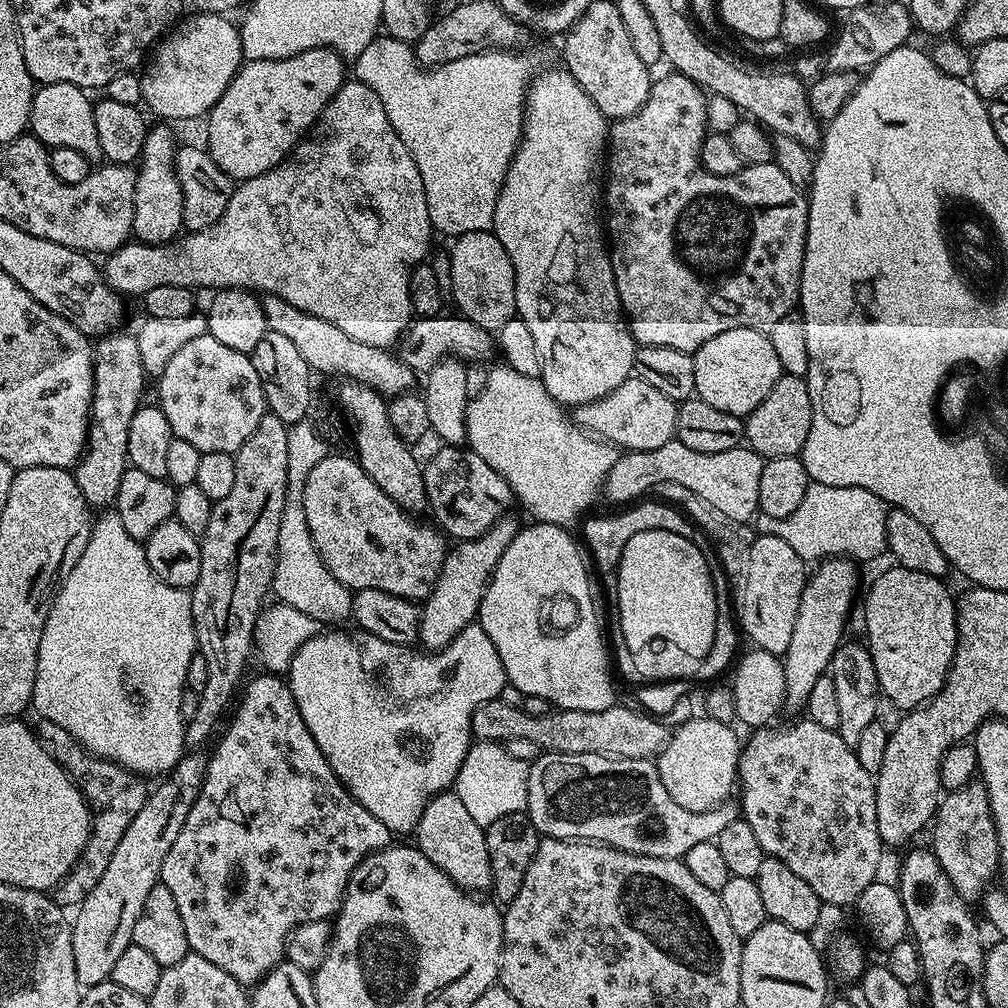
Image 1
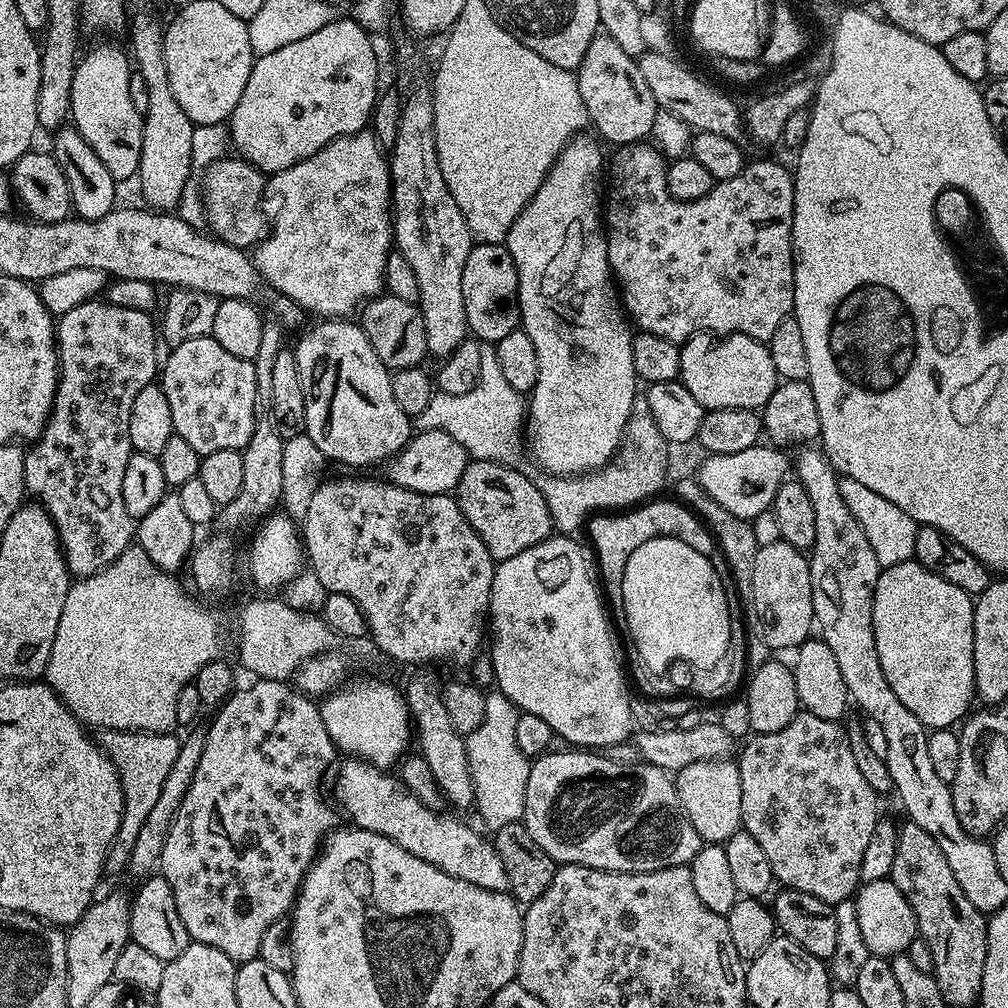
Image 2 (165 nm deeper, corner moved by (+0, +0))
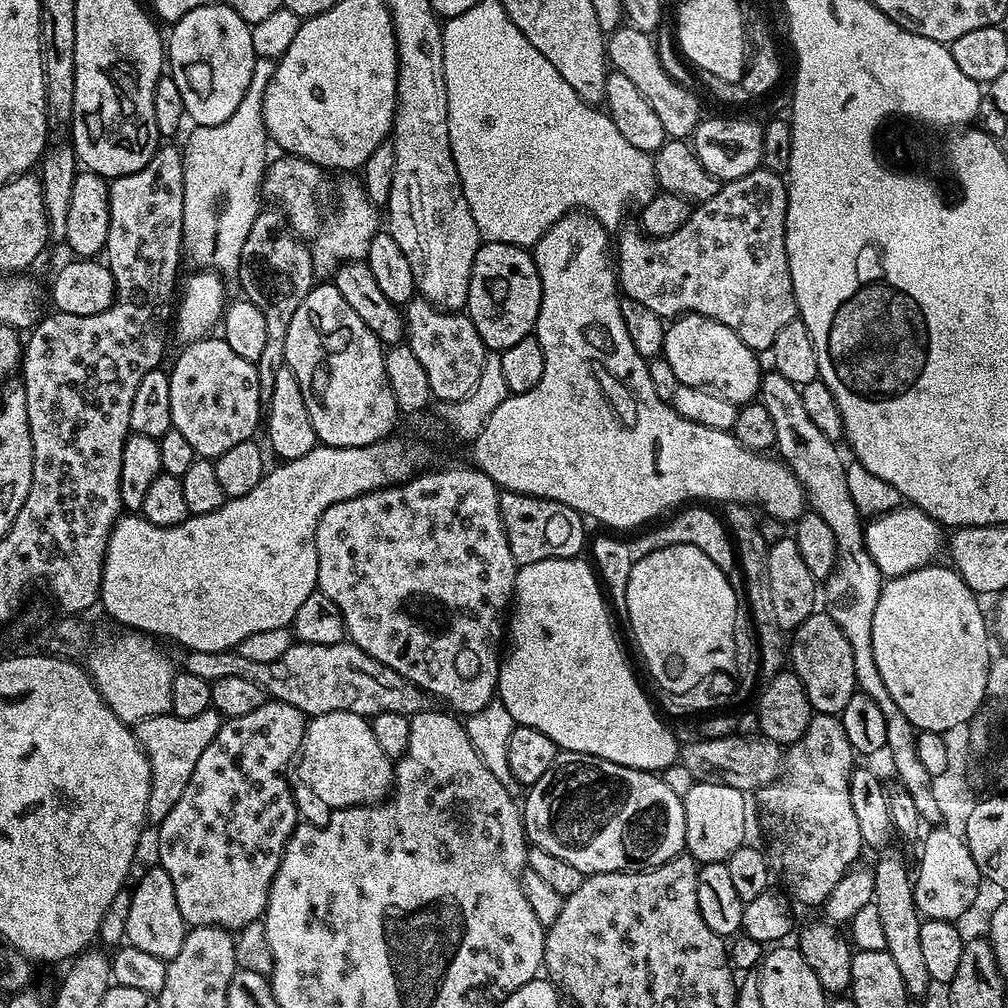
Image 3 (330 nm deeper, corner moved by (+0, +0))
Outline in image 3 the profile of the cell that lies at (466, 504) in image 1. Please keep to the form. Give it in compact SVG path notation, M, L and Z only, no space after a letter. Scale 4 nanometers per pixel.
M501 491L500 517L517 565L533 564L543 560L570 560L579 557L583 553L580 552L583 548L585 551L585 517L562 502L521 492Z

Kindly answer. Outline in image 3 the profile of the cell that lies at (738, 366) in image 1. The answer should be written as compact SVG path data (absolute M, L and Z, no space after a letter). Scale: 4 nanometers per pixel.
M693 312L675 317L664 330L662 358L670 362L674 378L678 378L680 385L709 388L738 406L757 399L762 375L761 357L746 346L730 326L722 326L722 322L714 318Z

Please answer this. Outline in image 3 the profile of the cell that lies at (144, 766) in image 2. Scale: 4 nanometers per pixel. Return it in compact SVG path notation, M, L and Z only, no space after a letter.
M209 710L197 714L195 718L178 718L171 714L151 716L134 725L136 740L144 747L152 771L152 789L148 799L149 825L159 826L166 814L174 810L174 802L182 798L182 790L186 790L186 782L190 782L194 766L198 766L198 758L202 758L206 746L214 742L214 734L218 734L221 723L220 713Z

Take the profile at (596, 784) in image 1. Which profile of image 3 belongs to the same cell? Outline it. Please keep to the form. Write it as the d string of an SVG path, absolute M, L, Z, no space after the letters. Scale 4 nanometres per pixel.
M557 751L554 762L538 782L527 785L522 799L524 835L535 847L570 862L574 870L594 872L639 872L657 868L685 851L686 814L684 801L654 772L618 766L590 754Z

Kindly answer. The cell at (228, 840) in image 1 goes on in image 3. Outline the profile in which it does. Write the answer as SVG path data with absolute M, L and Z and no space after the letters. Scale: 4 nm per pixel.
M271 698L265 699L258 710L250 710L250 714L241 716L229 716L223 721L214 734L214 742L206 746L202 758L198 758L198 766L194 766L194 774L190 774L190 782L186 782L186 790L182 790L182 798L174 802L174 810L166 814L164 821L158 826L160 841L156 848L160 851L159 867L170 874L170 882L174 882L174 898L178 898L178 910L182 914L185 925L201 928L202 926L214 926L215 928L227 928L238 930L250 922L261 919L264 915L264 908L268 904L268 891L272 885L274 874L278 872L280 859L284 853L284 847L288 844L288 839L292 836L292 831L297 826L296 800L292 797L292 788L288 785L288 780L284 777L284 771L288 768L288 763L293 763L294 757L299 753L300 744L304 740L304 730L306 727L306 717L304 713L297 710L281 700Z

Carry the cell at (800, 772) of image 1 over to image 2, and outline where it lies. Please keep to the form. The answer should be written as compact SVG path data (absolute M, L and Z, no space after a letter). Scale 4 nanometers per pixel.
M801 710L796 713L796 716L790 722L790 726L786 726L782 730L753 735L748 742L749 744L741 750L740 757L738 757L740 777L742 778L742 818L740 822L743 831L748 832L750 838L755 838L758 841L758 846L762 846L766 859L770 861L770 870L773 877L785 888L802 890L802 894L814 894L814 898L833 906L842 903L844 900L853 899L857 889L862 884L860 878L862 854L866 854L866 846L870 846L870 834L874 834L874 826L878 819L878 813L876 813L878 794L858 770L858 765L854 759L854 750L850 750L850 738L845 725L826 718L814 718L814 714Z

